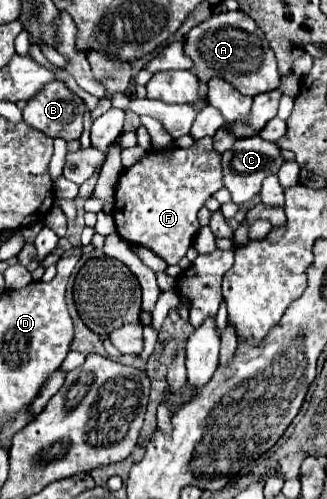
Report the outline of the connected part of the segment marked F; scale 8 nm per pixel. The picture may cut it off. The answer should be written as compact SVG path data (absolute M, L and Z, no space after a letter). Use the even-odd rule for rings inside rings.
M200 138L186 150L172 148L168 154L146 152L138 164L120 174L112 210L116 230L126 242L152 250L166 264L178 264L200 228L198 210L220 188L220 154L214 150L212 138Z

